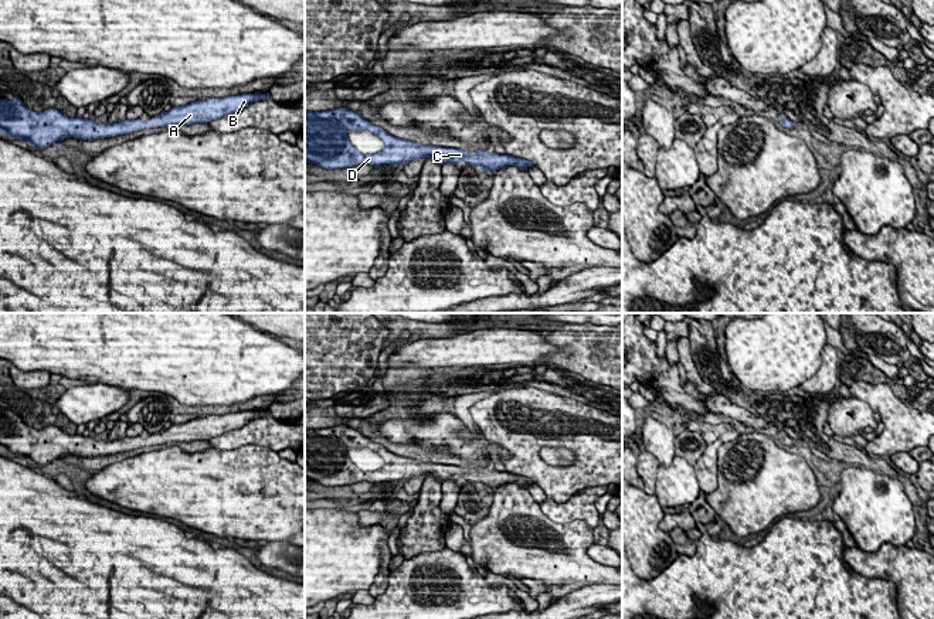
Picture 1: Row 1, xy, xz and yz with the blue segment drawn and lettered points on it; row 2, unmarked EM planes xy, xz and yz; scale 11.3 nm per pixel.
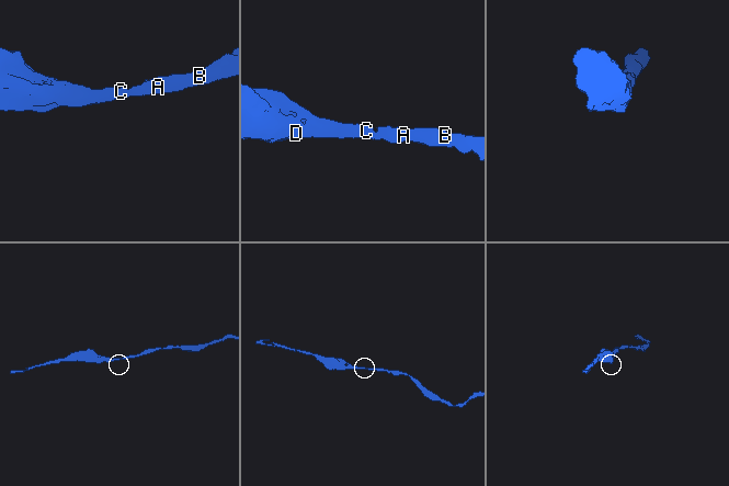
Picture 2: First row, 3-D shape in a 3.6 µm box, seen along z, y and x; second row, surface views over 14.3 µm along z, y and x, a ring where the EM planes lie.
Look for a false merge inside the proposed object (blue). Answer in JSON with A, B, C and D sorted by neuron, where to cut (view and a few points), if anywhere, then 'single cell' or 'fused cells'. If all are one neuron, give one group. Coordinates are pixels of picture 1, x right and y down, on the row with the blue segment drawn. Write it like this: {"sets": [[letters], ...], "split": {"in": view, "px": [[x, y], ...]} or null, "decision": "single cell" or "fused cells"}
{"sets": [["A", "B", "C", "D"]], "split": null, "decision": "single cell"}

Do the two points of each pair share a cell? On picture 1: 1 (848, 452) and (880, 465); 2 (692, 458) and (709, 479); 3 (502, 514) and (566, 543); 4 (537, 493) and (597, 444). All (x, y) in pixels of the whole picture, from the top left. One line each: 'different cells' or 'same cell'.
1: same cell
2: different cells
3: same cell
4: different cells

